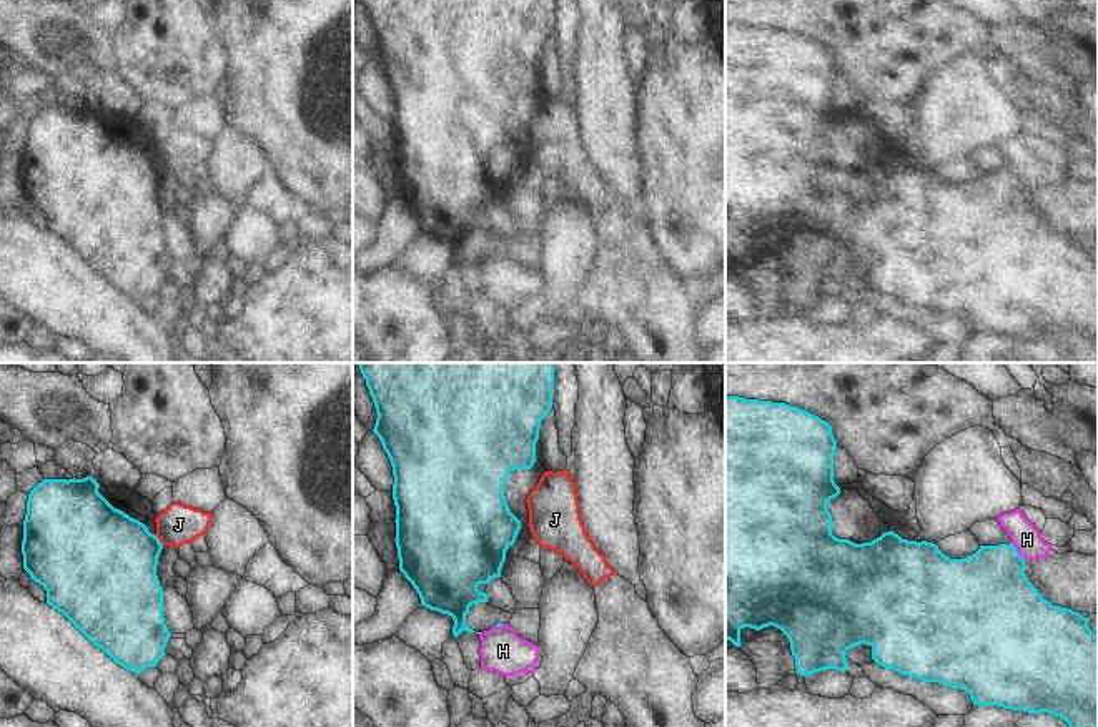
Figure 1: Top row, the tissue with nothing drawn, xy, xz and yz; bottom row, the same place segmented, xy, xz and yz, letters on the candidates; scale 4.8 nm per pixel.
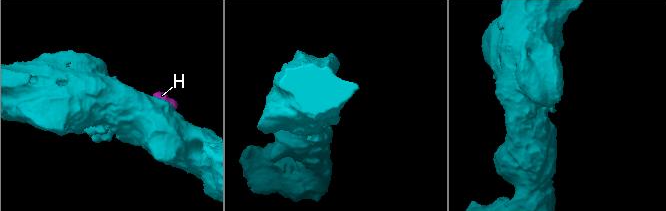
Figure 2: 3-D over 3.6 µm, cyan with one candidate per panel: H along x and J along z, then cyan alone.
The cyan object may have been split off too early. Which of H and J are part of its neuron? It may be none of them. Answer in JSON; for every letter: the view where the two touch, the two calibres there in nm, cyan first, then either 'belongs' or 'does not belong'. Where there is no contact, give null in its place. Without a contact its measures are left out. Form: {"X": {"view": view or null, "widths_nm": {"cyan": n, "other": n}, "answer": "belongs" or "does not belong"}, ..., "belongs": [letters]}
{"H": {"view": "yz", "widths_nm": {"cyan": 400, "other": 140}, "answer": "does not belong"}, "J": {"view": "xy", "widths_nm": {"cyan": 440, "other": 190}, "answer": "does not belong"}, "belongs": []}

